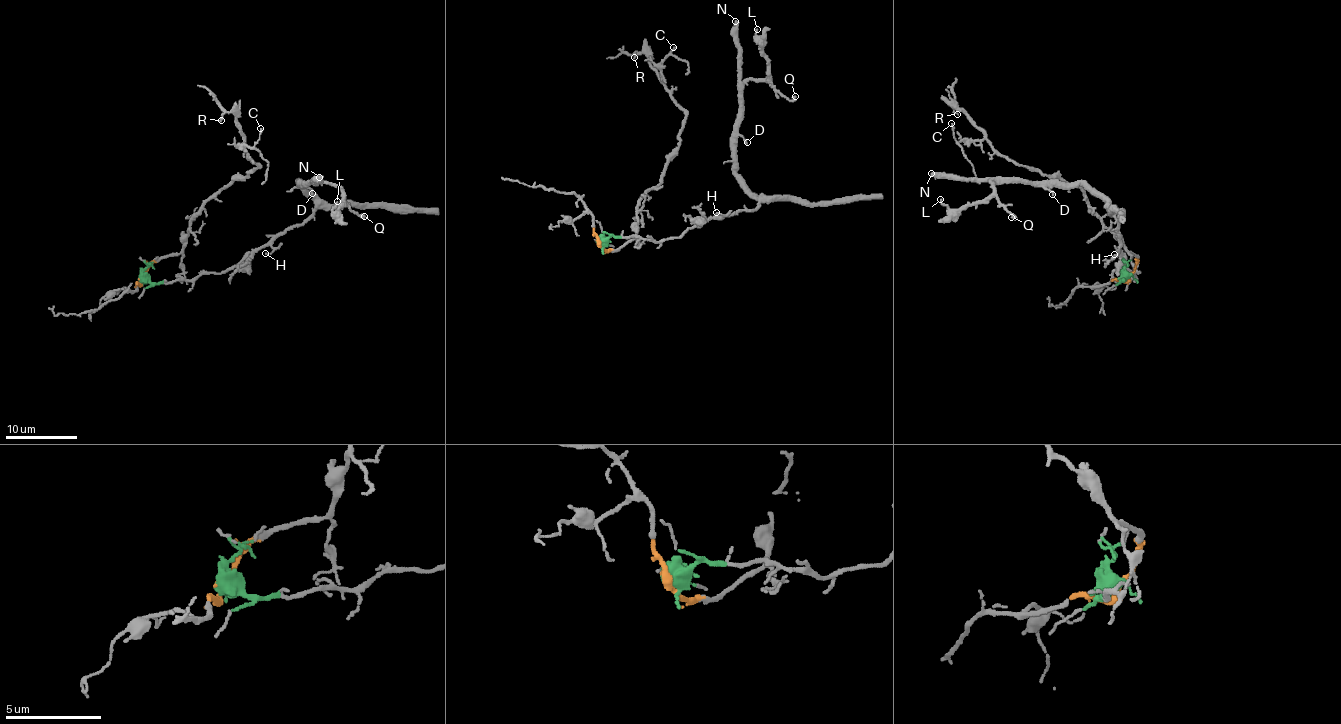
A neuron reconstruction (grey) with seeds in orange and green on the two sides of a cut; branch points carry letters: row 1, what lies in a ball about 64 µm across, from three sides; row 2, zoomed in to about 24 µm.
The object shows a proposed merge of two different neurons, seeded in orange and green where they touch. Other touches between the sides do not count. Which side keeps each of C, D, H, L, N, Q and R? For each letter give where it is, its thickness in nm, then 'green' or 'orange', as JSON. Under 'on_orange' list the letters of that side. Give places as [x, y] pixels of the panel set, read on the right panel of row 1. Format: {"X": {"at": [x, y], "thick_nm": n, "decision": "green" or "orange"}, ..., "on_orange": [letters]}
{"C": {"at": [951, 123], "thick_nm": 110, "decision": "orange"}, "D": {"at": [1052, 194], "thick_nm": 160, "decision": "green"}, "H": {"at": [1114, 254], "thick_nm": 110, "decision": "green"}, "L": {"at": [940, 199], "thick_nm": 140, "decision": "green"}, "N": {"at": [931, 173], "thick_nm": 460, "decision": "green"}, "Q": {"at": [1011, 217], "thick_nm": 220, "decision": "green"}, "R": {"at": [957, 114], "thick_nm": 130, "decision": "orange"}, "on_orange": ["C", "R"]}

